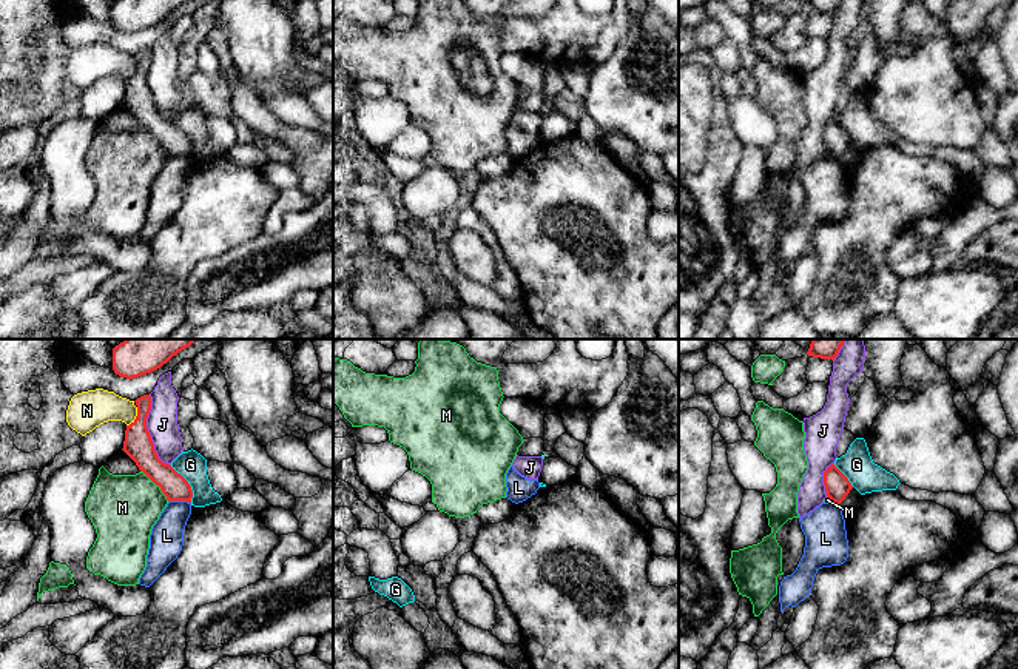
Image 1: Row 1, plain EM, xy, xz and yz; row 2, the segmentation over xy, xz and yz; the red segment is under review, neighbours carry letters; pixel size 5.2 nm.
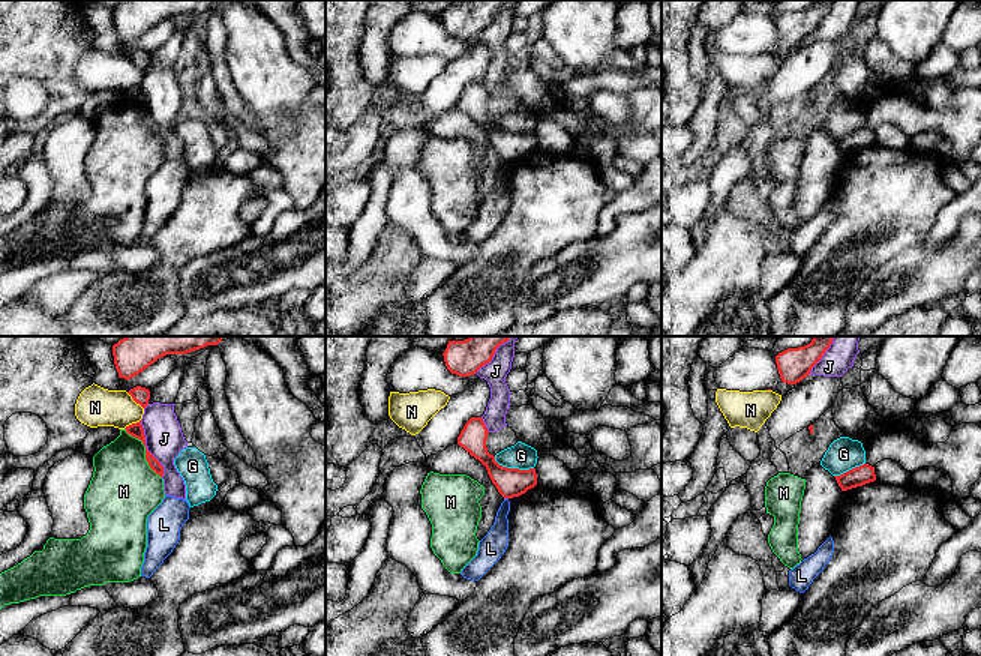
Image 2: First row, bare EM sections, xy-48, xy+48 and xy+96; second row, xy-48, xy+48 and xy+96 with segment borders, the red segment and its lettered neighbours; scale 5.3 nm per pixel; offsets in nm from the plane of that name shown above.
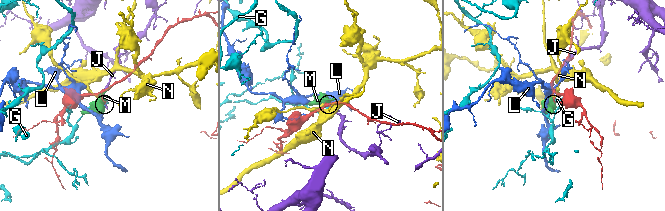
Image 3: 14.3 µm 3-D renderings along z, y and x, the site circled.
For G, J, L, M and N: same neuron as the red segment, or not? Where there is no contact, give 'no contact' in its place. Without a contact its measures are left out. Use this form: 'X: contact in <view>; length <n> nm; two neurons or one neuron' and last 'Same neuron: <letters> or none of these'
G: contact in xy; length 220 nm; two neurons
J: contact in xy; length 400 nm; two neurons
L: contact in xy; length 120 nm; two neurons
M: contact in xy; length 220 nm; two neurons
N: contact in xy; length 120 nm; two neurons
Same neuron: none of these

